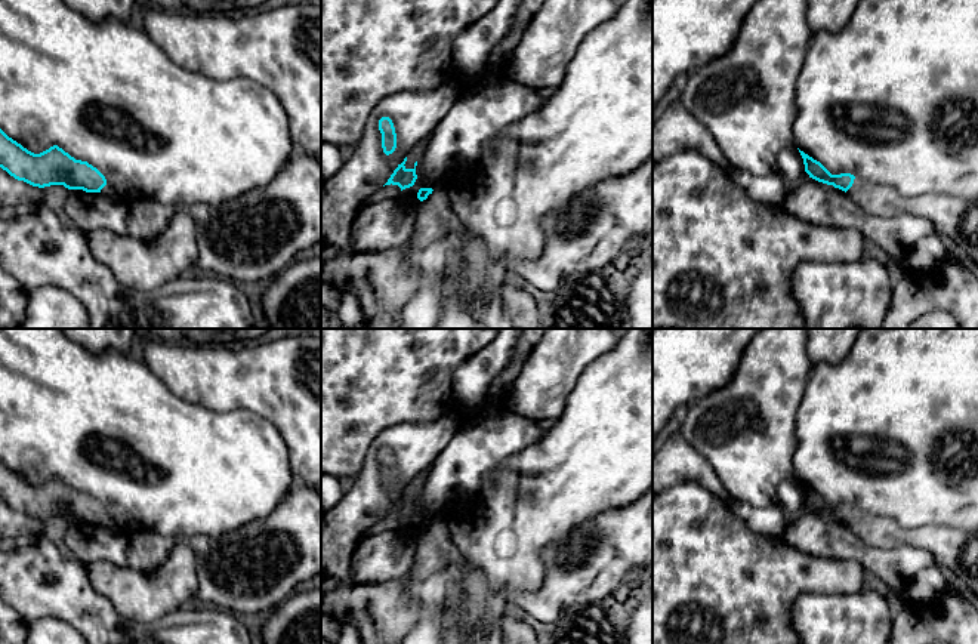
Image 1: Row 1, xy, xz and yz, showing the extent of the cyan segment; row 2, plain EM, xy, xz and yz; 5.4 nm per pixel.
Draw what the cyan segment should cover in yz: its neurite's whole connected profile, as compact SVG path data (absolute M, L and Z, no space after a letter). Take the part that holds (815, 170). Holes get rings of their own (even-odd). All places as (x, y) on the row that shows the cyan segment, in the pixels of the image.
M800 150L799 152L809 178L845 191L870 215L913 213L929 219L934 232L956 241L978 265L978 200L965 200L941 192L906 197L891 185L855 178L851 173L832 175L820 161Z

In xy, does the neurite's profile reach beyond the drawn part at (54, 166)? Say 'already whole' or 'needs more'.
needs more

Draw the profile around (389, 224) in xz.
M389 198L361 207L351 228L351 246L357 253L401 249L411 243L416 206Z

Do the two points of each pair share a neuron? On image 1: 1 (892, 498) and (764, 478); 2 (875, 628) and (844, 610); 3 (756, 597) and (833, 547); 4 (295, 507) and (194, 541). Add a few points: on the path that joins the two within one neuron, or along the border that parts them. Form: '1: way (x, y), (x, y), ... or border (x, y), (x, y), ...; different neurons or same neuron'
1: border (796, 441), (793, 475); different neurons
2: way (867, 628), (861, 628), (851, 618); same neuron
3: border (786, 542), (813, 555), (852, 561); different neurons
4: way (270, 530), (255, 545), (219, 545); same neuron

